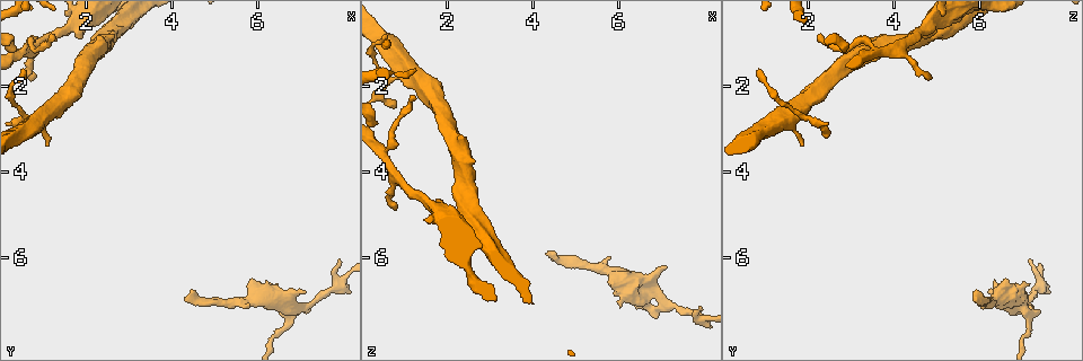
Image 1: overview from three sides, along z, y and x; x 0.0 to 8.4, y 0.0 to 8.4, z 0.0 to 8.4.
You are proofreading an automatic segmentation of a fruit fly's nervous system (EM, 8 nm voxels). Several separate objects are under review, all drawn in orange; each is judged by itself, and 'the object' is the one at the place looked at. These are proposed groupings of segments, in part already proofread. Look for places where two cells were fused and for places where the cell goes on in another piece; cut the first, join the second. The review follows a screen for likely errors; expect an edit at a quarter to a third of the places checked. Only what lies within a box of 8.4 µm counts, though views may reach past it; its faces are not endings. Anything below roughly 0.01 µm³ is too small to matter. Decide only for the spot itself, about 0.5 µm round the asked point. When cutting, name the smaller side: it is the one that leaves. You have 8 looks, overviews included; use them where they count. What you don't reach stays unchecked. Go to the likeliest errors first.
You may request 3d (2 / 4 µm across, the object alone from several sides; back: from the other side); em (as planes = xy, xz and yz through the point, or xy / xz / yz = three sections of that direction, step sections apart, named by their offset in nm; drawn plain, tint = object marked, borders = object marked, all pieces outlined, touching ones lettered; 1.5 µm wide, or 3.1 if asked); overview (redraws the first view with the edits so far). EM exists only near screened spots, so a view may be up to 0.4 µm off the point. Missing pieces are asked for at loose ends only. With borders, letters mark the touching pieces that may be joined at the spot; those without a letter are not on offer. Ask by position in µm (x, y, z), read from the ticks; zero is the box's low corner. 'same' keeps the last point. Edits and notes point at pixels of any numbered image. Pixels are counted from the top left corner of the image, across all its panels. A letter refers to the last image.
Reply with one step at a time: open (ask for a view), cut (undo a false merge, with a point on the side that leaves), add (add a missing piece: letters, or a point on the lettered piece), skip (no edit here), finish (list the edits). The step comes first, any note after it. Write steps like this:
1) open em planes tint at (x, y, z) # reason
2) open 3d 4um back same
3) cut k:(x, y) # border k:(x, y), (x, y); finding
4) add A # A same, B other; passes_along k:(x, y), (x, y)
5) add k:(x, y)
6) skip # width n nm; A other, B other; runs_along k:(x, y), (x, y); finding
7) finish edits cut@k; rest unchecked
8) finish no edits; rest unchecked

open 3d 4um at (4.45, 6.70, 5.95) # an open end

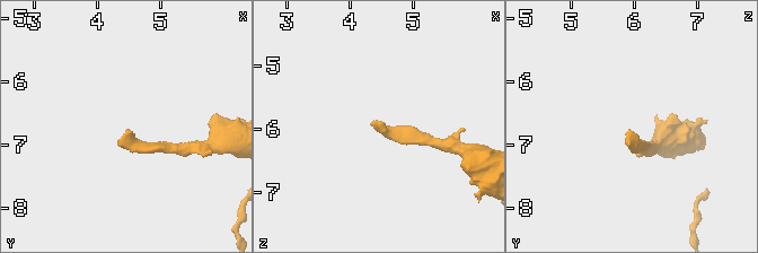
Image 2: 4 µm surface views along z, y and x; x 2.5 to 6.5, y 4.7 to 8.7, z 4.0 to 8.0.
open em planes plain at (4.45, 6.75, 5.90) # shape alone is not enough

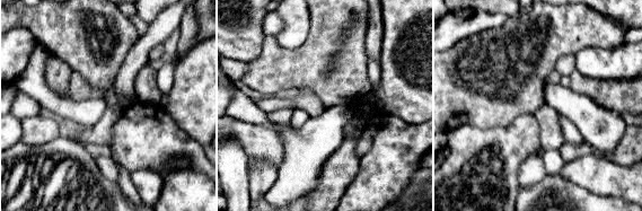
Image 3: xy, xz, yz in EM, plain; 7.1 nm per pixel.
open em planes borders same # see the neighbours

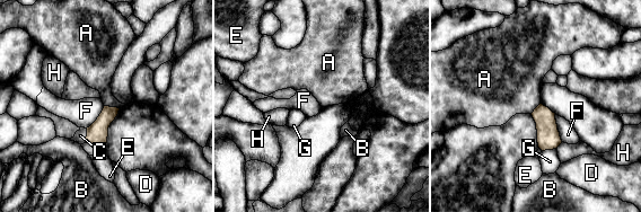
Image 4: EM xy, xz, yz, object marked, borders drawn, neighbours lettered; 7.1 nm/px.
add C # width 110 nm; A other, B other, C same, D other, E other, F other, G other, H other; the cell continues

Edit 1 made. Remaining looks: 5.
open em planes borders at (1.05, 3.35, 1.85) # an open end

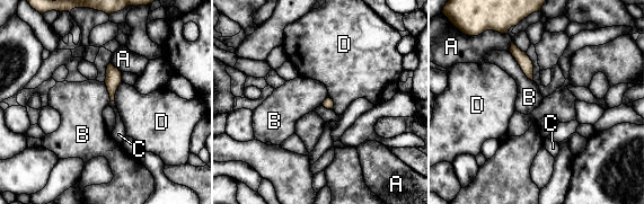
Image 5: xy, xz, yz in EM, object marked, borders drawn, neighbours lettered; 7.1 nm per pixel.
add C # A other, B other, C same, D other; passes_along 5:(113, 79), (113, 100), (118, 134); it goes on there

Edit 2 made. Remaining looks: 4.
open overview # redraw

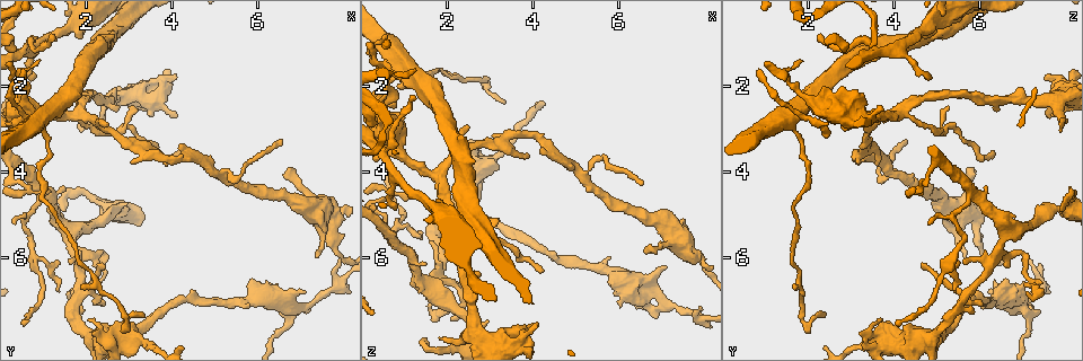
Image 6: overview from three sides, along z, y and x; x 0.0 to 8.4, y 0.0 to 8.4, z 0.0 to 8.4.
open 3d 2um at (7.10, 6.75, 6.25) # an open end

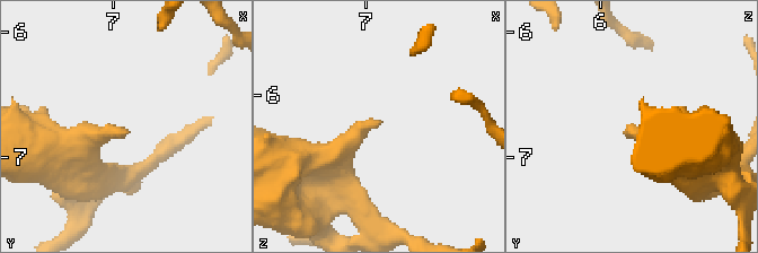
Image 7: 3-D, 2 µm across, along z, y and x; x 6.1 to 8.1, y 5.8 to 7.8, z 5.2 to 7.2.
open em xy step 8 borders at (7.06, 6.80, 6.20)

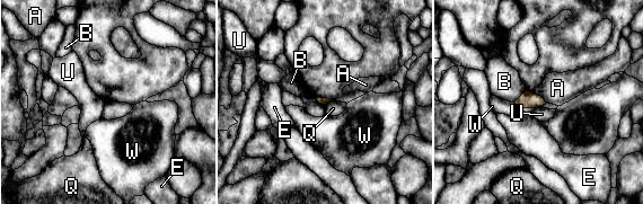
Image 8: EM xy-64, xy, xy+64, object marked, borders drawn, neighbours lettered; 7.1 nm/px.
open em planes borders same # another direction

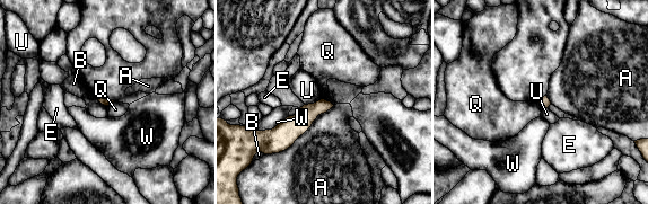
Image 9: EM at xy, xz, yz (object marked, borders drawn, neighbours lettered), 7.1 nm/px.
skip # A other, B other, E other, Q other, U other, W other; border 9:(324, 98), (333, 105); none of them fits

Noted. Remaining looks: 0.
finish edits add@4, add@5; rest unchecked

